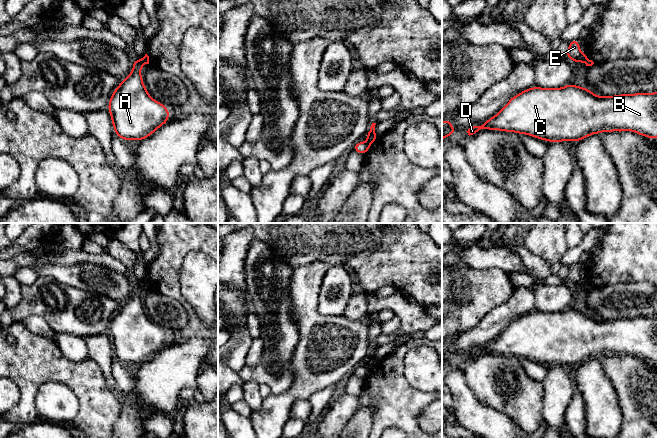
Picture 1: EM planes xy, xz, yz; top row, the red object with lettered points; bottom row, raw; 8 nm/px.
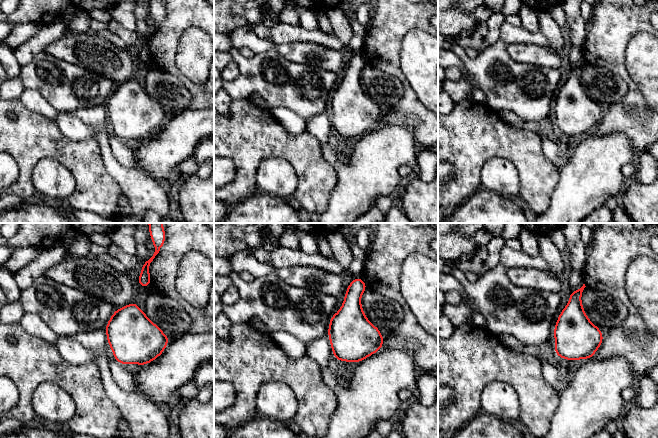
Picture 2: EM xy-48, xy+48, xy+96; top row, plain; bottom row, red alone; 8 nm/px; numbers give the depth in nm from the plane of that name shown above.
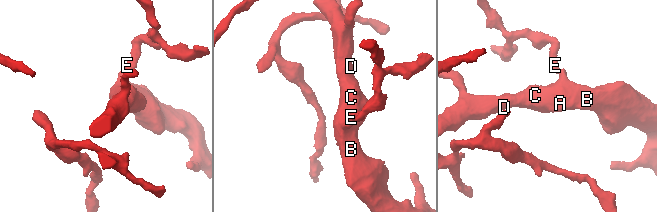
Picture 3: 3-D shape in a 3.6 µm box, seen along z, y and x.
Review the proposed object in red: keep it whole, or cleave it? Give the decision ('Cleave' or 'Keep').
Cleave

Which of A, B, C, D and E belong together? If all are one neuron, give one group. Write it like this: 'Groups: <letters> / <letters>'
Groups: A B C D / E

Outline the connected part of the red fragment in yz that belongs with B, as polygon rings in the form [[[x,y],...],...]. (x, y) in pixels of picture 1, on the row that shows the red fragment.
[[[573,84],[552,89],[535,86],[513,96],[495,116],[466,132],[470,136],[482,129],[516,132],[547,142],[581,141],[592,134],[612,131],[633,131],[653,140],[657,138],[657,92],[597,96]]]

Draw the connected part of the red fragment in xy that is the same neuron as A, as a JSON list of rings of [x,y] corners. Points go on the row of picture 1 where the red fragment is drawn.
[[[144,58],[133,60],[133,69],[128,77],[122,80],[111,95],[108,111],[116,132],[122,140],[143,140],[154,133],[169,120],[170,111],[160,102],[151,98],[143,84],[141,67],[147,64]]]

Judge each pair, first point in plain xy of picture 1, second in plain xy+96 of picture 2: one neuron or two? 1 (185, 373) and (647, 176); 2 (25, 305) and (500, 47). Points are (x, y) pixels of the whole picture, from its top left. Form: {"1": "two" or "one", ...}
{"1": "two", "2": "one"}

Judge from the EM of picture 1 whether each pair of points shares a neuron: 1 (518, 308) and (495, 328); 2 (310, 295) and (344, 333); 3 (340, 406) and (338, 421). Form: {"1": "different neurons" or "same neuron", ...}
{"1": "same neuron", "2": "same neuron", "3": "same neuron"}

